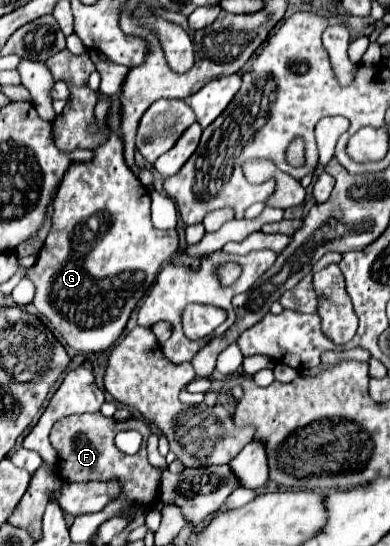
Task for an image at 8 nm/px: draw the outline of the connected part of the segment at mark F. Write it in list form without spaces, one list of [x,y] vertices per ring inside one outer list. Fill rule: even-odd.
[[[84,413],[84,415],[70,415],[52,427],[50,443],[58,451],[58,475],[62,481],[108,481],[112,477],[118,477],[124,485],[124,495],[128,497],[128,503],[124,505],[122,513],[132,517],[128,507],[132,505],[146,505],[150,507],[158,499],[158,481],[160,481],[160,469],[152,467],[146,457],[146,441],[150,437],[150,427],[144,419],[128,419],[128,421],[114,421],[104,417],[102,413]],[[124,429],[136,429],[144,435],[142,449],[136,455],[126,455],[116,449],[114,437],[118,431]]]

